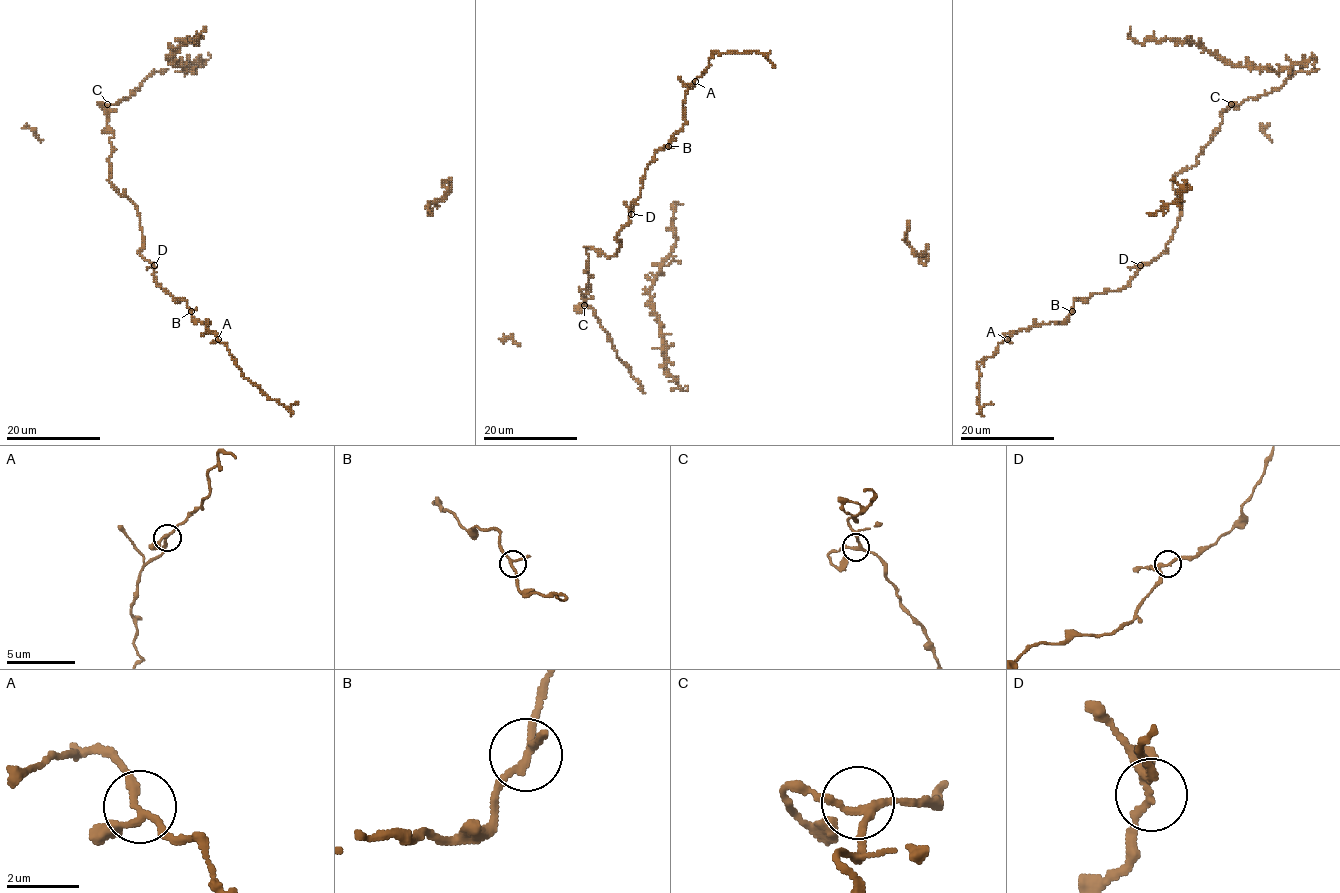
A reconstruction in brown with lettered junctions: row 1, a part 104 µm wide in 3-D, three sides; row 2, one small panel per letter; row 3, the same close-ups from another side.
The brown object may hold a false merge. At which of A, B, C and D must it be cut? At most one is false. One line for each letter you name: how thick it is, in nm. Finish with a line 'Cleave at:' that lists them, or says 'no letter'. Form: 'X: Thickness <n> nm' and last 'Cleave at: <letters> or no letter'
Cleave at: no letter

